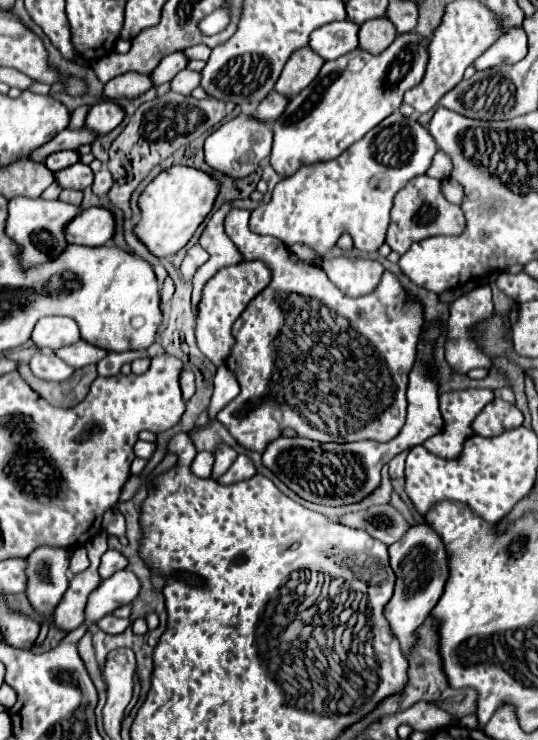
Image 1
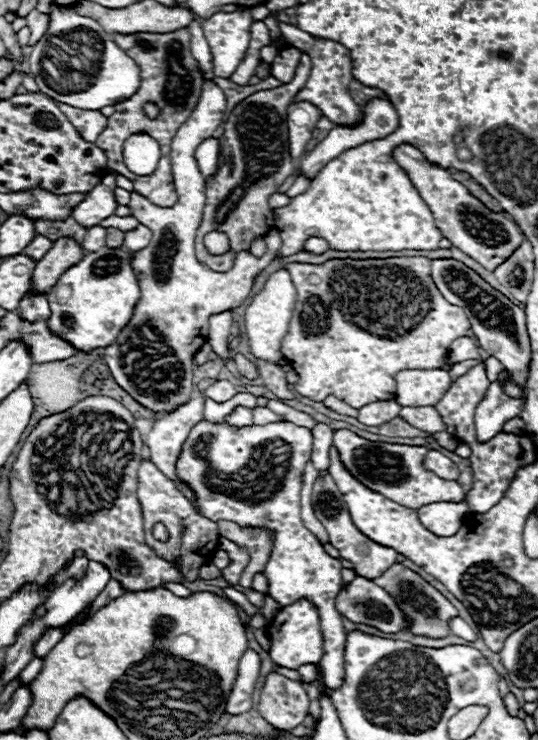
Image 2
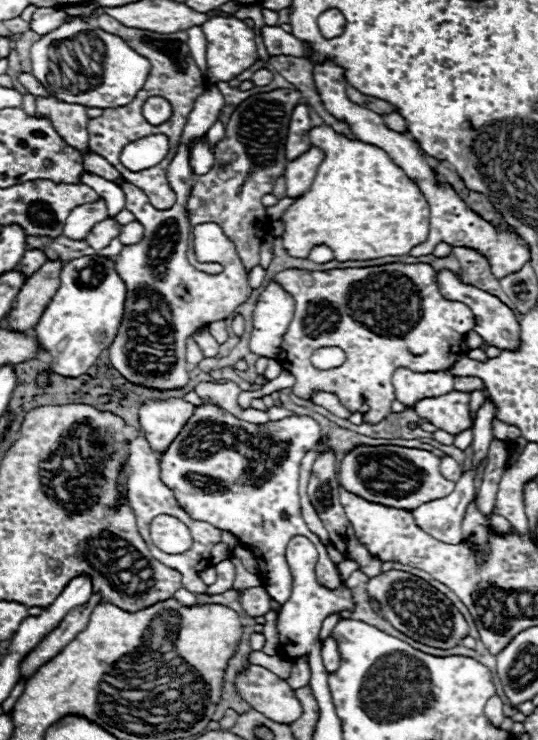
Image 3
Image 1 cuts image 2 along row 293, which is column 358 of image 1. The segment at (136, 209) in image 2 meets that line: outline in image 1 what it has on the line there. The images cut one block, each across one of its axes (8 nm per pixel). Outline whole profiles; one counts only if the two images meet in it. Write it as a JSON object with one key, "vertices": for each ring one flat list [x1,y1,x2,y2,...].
{"vertices":[[400,112,390,114,378,128,372,128,358,144,352,144,342,156,336,160,328,160,322,166,300,168,294,176,288,176,276,184,272,190,272,200,268,204,260,204,250,216,250,230,256,234,268,234,280,238,286,246,304,244,312,248,316,254,328,254,342,232,348,232,354,240,354,248,362,252,376,252,386,238,386,230,390,224,392,200,412,178,426,174,436,154,436,142,430,132,414,118,406,118]]}

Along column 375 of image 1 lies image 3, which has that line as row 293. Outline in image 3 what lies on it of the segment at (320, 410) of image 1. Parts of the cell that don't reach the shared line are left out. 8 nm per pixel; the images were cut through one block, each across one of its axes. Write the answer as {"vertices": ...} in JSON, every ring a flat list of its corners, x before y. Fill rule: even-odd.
{"vertices":[[394,262,368,268,334,268,328,272,288,268,278,272,274,280,280,282,296,302,294,318,282,338,282,346,278,352,278,362,282,364,282,368,296,378,292,392,304,400,310,400,312,392,332,392,350,412,358,412,360,406,366,402,370,406,370,412,366,414,368,424,376,424,392,412,390,410,394,402,392,374,396,368,410,368,414,372,448,370,462,354,460,350,462,338,474,328,474,316,470,308,462,302,446,300,438,290,434,268,424,262,420,264],[324,346,342,348,346,354,346,362,334,370,314,368,310,356,314,354,314,350]]}

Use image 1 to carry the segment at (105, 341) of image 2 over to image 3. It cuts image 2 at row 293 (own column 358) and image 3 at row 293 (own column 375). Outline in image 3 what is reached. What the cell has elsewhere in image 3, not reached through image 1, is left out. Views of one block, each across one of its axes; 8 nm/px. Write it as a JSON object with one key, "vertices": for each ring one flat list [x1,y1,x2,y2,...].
{"vertices":[[84,256,76,258,64,264,60,270,60,286,56,294,52,296,52,302,46,306,42,318,34,326,36,336,42,344,42,348,50,354,52,358,52,370,62,374,62,376,80,376,84,374,100,356,104,348,112,344,116,338,116,332,120,328,120,322,124,318,124,302,126,302,126,284,116,272,116,262,114,258,104,258,104,256]]}

